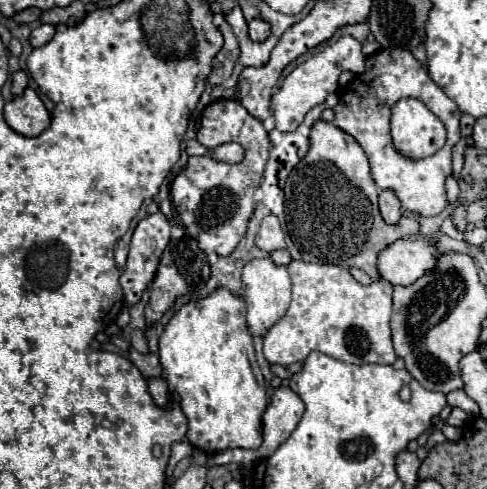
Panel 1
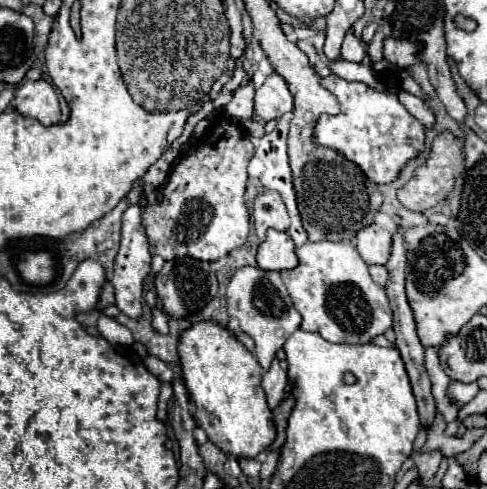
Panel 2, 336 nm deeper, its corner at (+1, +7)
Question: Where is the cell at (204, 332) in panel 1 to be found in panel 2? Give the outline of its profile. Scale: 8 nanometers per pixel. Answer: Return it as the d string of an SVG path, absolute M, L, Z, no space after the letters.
M202 321L182 333L178 353L186 387L196 403L194 419L202 425L208 439L226 455L238 459L254 459L268 449L276 437L276 427L266 393L260 387L264 371L236 335L214 321Z

